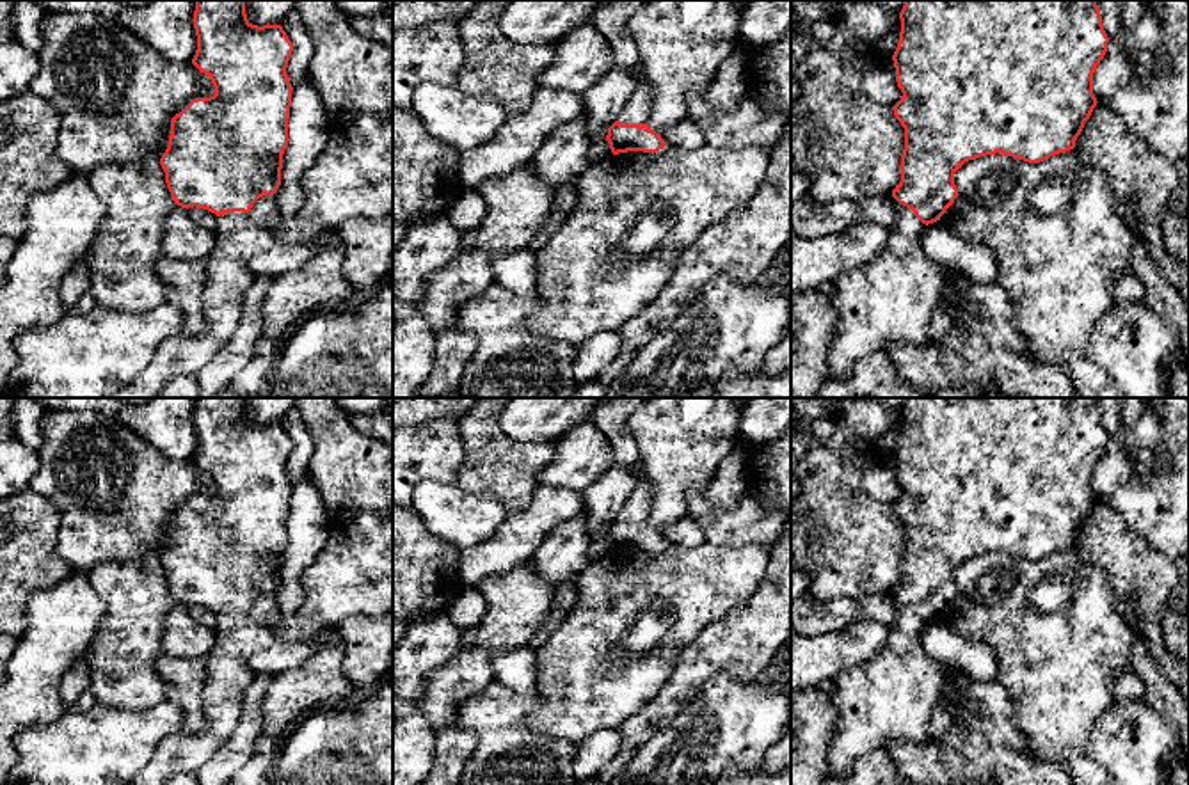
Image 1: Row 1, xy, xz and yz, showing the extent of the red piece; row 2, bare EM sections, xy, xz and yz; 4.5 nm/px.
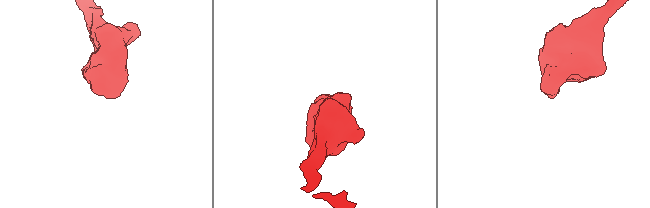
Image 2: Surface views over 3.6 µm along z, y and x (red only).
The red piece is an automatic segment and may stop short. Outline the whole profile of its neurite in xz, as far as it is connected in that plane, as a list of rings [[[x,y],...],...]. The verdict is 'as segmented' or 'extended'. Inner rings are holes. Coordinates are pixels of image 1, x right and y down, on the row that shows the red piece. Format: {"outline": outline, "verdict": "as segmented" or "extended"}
{"outline": [[[640,83],[617,121],[608,128],[606,140],[613,155],[627,151],[658,153],[666,146],[661,135],[647,124],[652,105],[654,89]]], "verdict": "extended"}

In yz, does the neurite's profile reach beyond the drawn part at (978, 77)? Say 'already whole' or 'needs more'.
needs more

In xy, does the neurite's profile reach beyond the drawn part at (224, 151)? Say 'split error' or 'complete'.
split error

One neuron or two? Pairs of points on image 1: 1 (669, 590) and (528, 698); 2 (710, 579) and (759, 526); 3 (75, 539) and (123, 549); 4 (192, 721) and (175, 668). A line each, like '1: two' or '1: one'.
1: two
2: two
3: one
4: one

